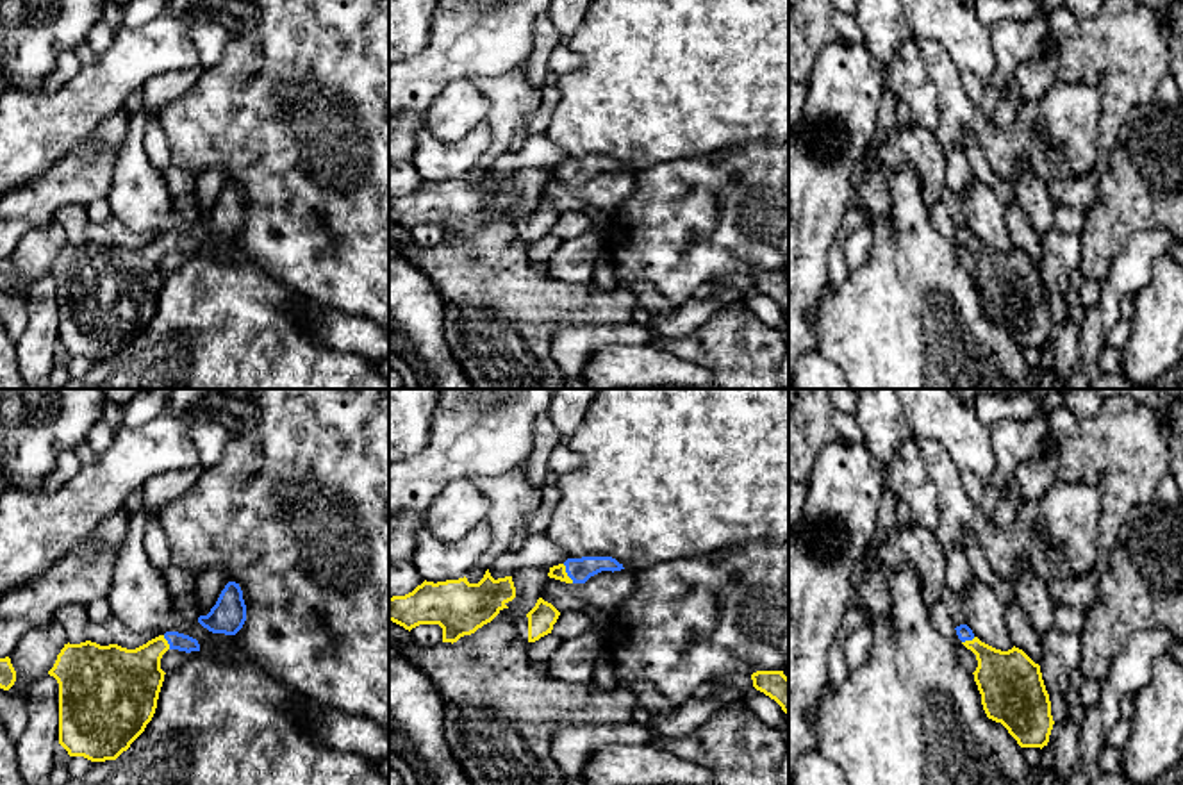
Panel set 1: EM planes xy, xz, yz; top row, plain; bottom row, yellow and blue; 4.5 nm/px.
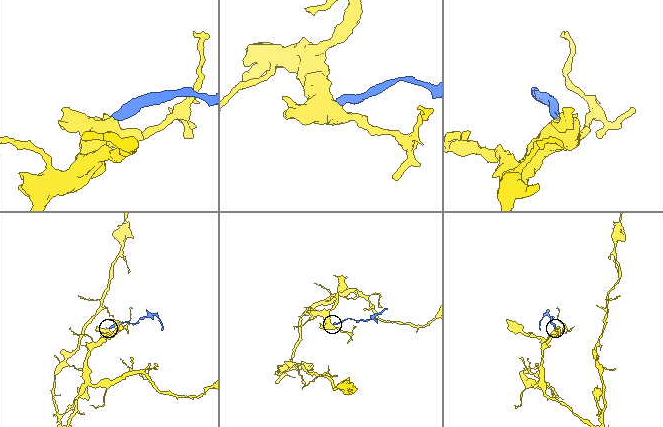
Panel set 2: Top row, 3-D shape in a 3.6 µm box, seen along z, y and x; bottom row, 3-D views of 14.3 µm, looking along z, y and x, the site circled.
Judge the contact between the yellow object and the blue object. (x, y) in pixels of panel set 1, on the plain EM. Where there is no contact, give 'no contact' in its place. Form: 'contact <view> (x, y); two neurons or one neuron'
contact xz (566, 173); one neuron

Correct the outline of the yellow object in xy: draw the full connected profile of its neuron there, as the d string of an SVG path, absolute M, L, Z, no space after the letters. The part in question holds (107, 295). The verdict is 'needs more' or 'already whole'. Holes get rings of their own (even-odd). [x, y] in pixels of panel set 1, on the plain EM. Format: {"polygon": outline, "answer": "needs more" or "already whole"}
{"polygon": "M166 232L136 250L91 241L64 244L48 275L59 284L59 344L70 357L105 362L130 348L155 314L166 275L161 259L168 250L191 253L200 252L200 244L178 232Z", "answer": "needs more"}

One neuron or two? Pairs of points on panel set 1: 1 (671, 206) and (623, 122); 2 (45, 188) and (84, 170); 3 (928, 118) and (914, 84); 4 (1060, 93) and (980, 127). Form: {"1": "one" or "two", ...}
{"1": "two", "2": "one", "3": "one", "4": "one"}

